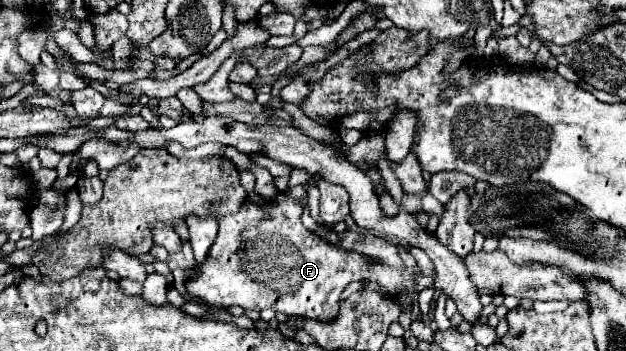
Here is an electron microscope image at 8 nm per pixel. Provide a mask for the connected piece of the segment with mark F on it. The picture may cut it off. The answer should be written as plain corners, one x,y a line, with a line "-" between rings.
285,198
273,204
243,202
235,214
221,216
219,234
213,246
209,248
207,258
201,264
197,264
197,268
187,278
185,286
191,298
197,298
217,308
229,308
229,306
241,306
245,310
273,308
277,312
283,312
285,316
307,316
321,322
331,320
335,318
335,314
339,314
339,296
345,290
345,286
351,282
361,282
361,280
375,282
381,286
381,292
385,296
399,294
399,288
405,286
409,296
415,300
411,272
405,266
403,268
387,266
381,260
373,260
369,256
337,248
325,242
319,234
307,230
301,222
301,214
303,214
303,208
299,200

